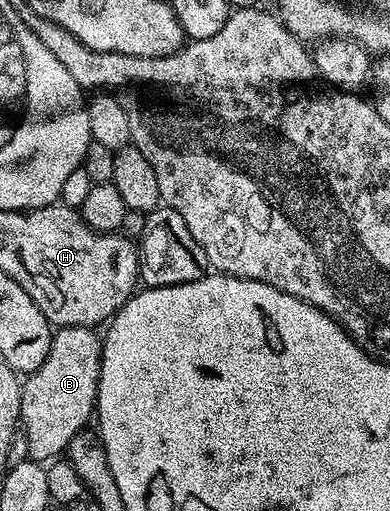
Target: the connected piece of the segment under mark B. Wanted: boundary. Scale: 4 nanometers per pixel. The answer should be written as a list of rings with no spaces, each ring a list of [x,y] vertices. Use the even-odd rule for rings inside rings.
[[[62,326],[53,333],[52,343],[50,344],[50,352],[48,358],[33,374],[27,375],[23,379],[20,387],[20,426],[26,434],[26,441],[29,445],[28,457],[31,461],[47,464],[53,460],[59,459],[65,453],[70,444],[70,440],[74,440],[74,436],[78,436],[80,431],[89,425],[88,421],[93,421],[94,411],[96,408],[96,393],[98,392],[98,384],[100,383],[100,347],[102,338],[99,333],[91,326]]]

